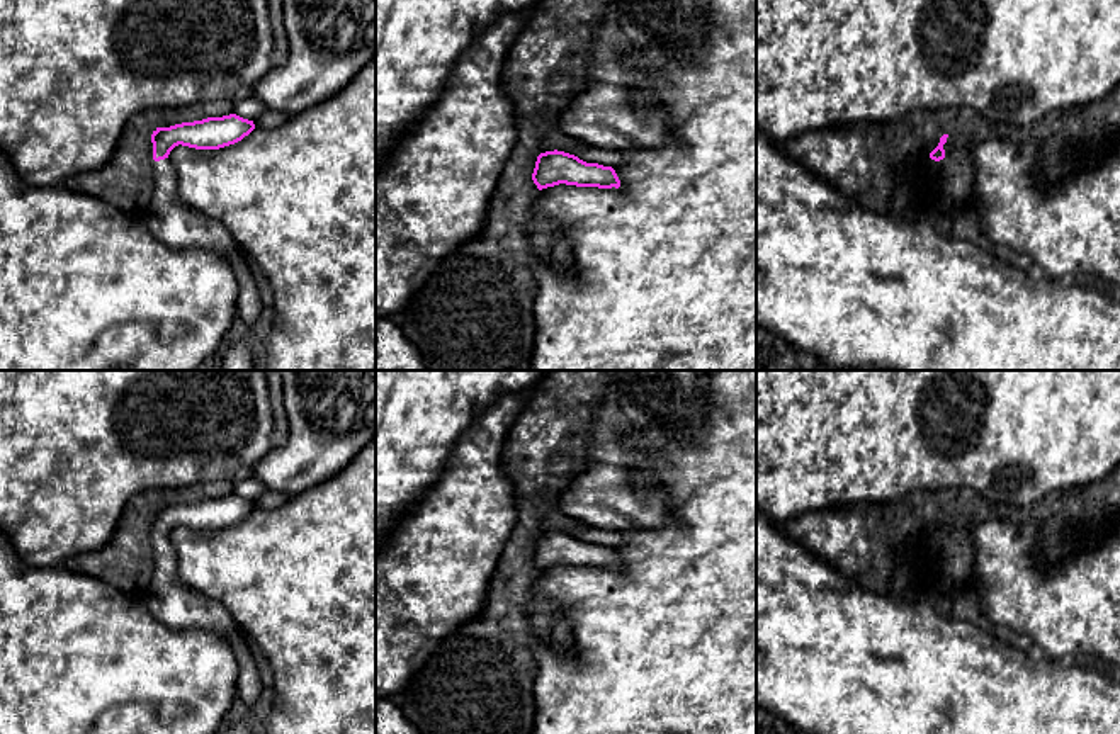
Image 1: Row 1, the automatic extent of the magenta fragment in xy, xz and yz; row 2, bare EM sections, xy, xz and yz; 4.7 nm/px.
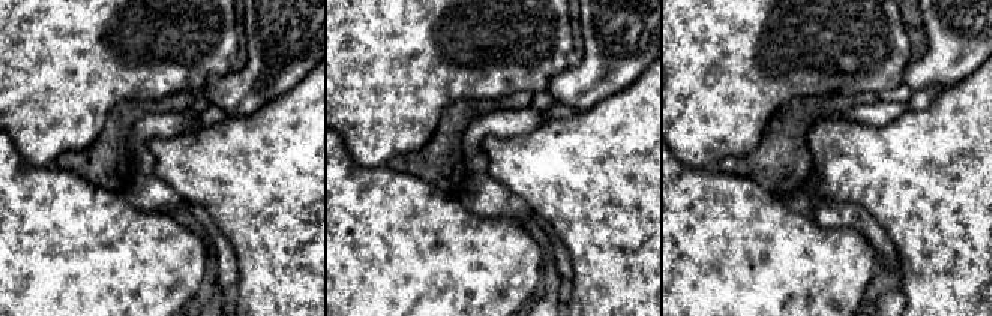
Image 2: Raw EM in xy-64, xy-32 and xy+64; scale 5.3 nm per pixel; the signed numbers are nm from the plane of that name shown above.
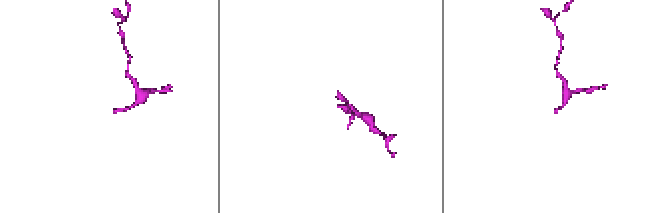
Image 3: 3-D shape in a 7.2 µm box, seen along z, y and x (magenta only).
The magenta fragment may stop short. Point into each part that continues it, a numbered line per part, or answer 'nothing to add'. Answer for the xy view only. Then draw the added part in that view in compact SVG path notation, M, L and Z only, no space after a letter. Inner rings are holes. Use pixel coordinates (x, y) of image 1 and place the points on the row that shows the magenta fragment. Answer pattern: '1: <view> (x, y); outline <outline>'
1: xy (177, 225); outline M168 158L155 161L155 195L144 223L155 236L173 248L204 248L223 257L243 258L241 246L219 221L178 199L175 168Z

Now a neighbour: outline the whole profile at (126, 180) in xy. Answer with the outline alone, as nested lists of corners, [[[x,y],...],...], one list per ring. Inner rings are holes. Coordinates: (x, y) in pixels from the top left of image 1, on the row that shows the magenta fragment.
[[[150,117],[131,122],[99,170],[71,175],[63,185],[102,199],[136,221],[146,221],[155,195],[151,131],[156,126]]]

